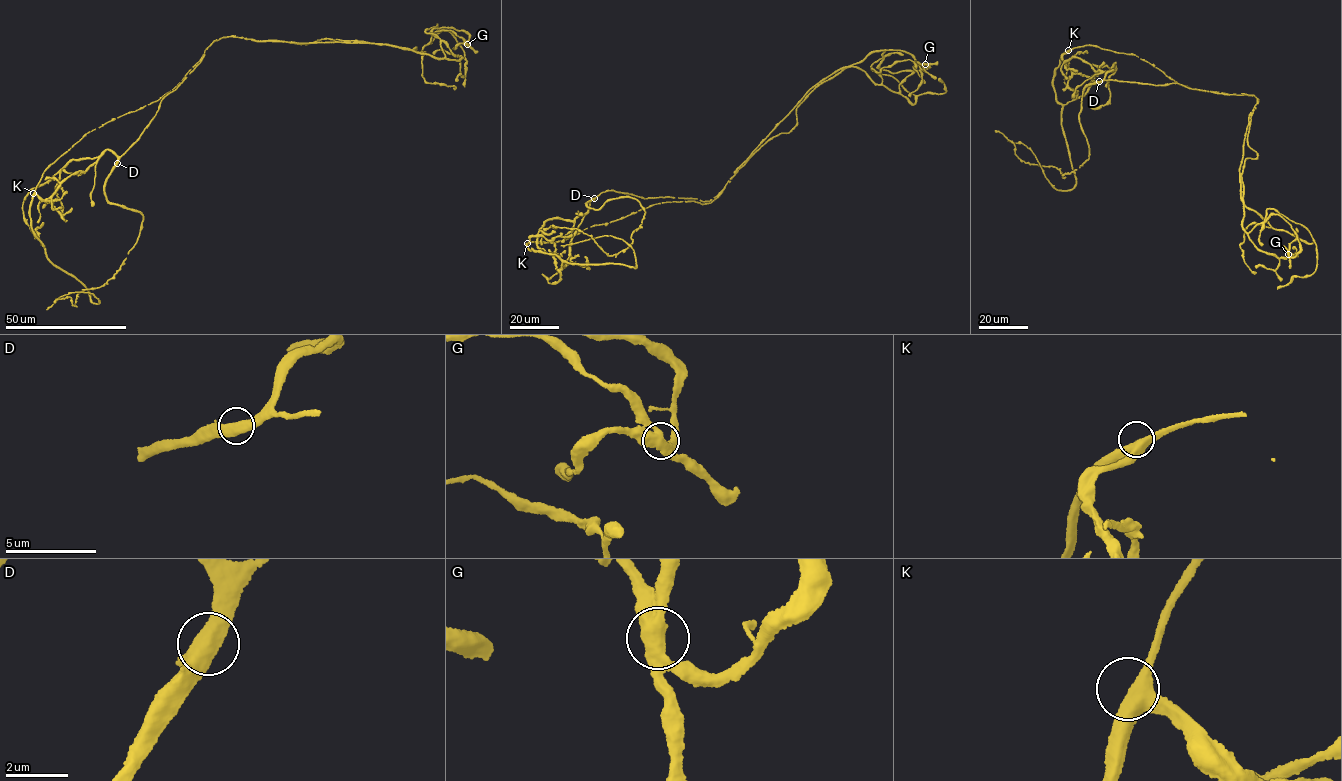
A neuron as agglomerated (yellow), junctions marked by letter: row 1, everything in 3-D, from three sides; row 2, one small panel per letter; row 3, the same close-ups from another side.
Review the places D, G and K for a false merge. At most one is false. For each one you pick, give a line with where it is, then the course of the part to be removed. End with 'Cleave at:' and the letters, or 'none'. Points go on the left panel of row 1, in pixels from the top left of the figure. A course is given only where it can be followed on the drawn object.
G: (467, 44) | (467, 44), (449, 27), (439, 59), (212, 42), (43, 172), (35, 236), (99, 302), (46, 309)
Cleave at: G

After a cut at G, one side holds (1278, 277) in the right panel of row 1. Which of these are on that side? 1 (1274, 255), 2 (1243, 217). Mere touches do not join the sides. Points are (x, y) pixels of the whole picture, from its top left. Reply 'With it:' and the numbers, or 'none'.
With it: 1, 2

